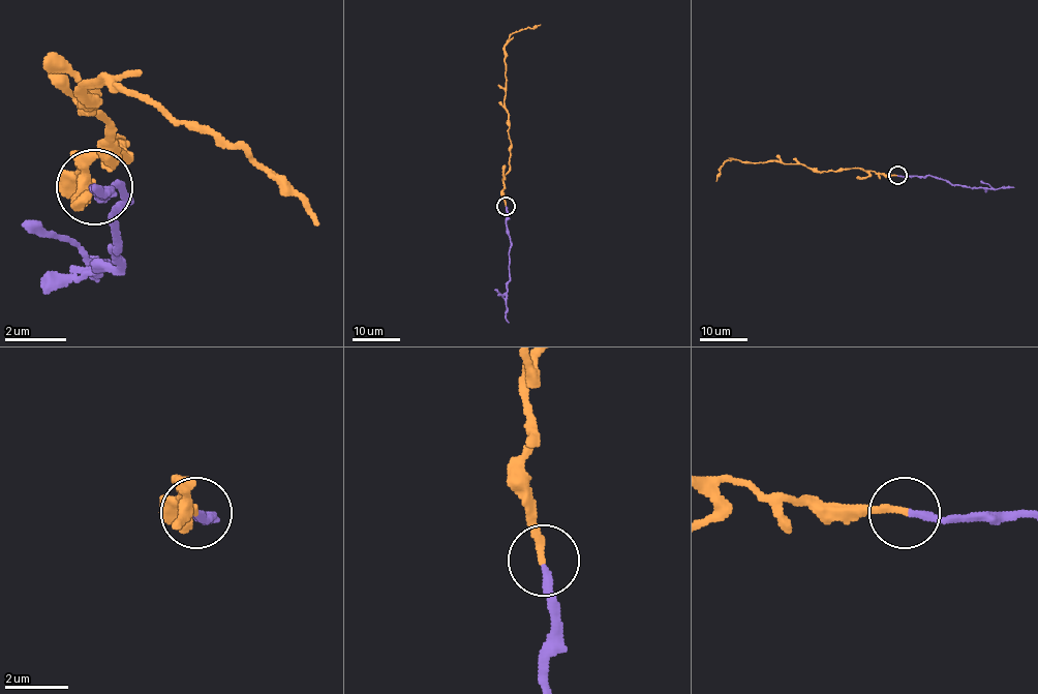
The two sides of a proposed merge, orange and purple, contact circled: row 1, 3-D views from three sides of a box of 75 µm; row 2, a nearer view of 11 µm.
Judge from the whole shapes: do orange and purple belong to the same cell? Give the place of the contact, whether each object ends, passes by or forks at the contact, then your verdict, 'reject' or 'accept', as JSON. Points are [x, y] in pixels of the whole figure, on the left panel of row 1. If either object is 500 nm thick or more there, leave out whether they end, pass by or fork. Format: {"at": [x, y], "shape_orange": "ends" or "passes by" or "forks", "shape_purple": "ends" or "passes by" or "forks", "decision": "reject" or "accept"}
{"at": [94, 186], "shape_orange": "ends", "shape_purple": "ends", "decision": "reject"}

